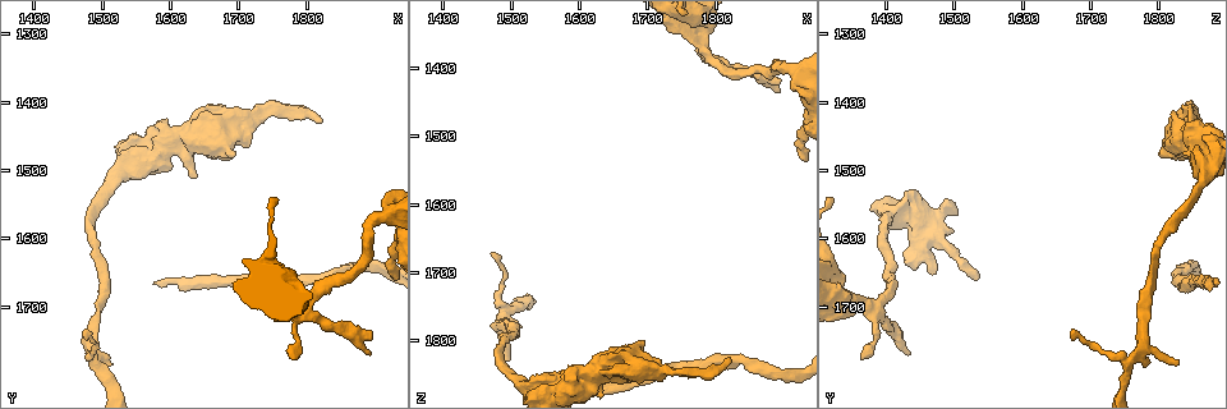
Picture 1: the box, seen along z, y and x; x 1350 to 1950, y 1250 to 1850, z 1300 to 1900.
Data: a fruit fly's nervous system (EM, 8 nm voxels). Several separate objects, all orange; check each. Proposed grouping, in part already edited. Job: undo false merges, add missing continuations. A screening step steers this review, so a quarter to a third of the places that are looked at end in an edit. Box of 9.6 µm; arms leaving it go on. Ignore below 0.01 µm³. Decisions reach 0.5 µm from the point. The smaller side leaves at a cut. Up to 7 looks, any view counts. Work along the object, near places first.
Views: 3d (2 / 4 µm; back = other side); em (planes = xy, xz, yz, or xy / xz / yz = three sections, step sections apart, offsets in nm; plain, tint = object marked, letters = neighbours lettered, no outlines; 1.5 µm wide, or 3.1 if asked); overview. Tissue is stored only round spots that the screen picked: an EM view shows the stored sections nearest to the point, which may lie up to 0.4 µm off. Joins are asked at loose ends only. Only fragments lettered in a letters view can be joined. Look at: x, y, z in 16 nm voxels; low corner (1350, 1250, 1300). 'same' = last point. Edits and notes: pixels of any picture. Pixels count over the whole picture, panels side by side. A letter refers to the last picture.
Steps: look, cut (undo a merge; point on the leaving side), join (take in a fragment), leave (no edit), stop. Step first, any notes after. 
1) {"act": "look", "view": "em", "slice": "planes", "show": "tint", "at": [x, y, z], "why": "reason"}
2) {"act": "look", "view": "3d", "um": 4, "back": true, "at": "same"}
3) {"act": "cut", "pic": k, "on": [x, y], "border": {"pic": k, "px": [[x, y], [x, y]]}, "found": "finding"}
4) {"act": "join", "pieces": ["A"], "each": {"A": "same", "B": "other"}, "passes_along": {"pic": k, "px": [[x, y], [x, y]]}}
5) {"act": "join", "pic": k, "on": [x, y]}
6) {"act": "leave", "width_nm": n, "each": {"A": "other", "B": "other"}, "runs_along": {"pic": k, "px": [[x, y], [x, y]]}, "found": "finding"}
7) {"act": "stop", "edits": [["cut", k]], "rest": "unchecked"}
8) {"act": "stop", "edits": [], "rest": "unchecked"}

{"act": "look", "view": "em", "slice": "xz", "step": 4, "show": "letters", "at": [1655, 1405, 1840], "why": "branch stops here"}

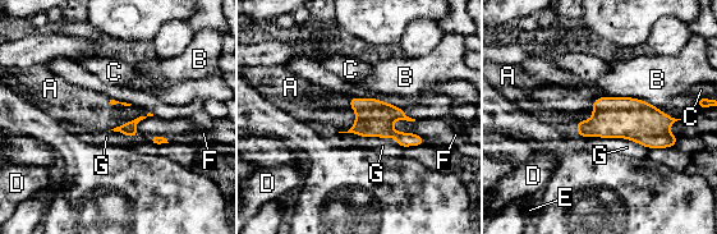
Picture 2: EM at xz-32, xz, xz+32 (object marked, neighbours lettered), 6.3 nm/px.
{"act": "look", "view": "em", "slice": "planes", "show": "letters", "at": "same", "why": "another direction"}

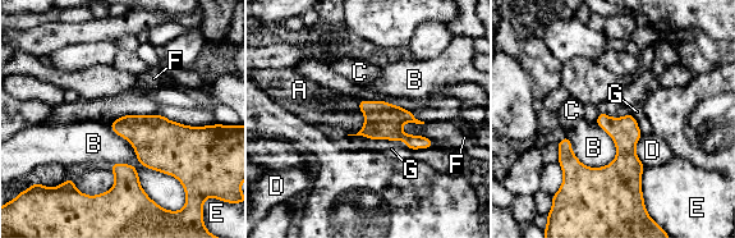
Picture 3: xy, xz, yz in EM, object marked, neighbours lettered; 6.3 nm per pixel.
{"act": "leave", "width_nm": 180, "each": {"A": "other", "B": "other", "C": "other", "D": "other", "E": "other", "F": "other", "G": "other"}, "border": {"pic": 3, "px": [[361, 100], [357, 108]]}, "found": "none of them fits"}

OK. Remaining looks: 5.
{"act": "look", "view": "3d", "um": 2, "at": [1475, 1755, 1675], "why": "tapers out"}

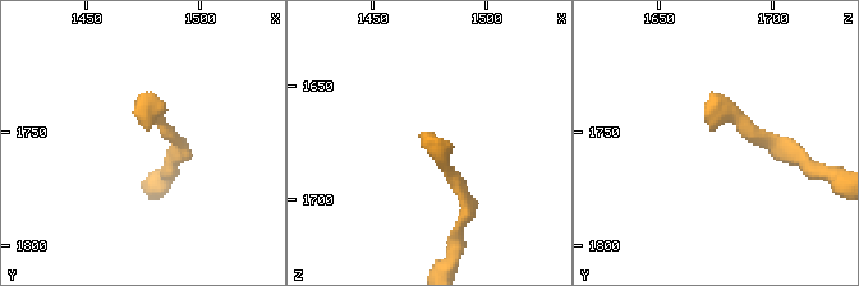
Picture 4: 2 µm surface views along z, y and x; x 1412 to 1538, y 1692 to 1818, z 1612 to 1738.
{"act": "look", "view": "em", "slice": "planes", "show": "letters", "at": [1479, 1748, 1674], "why": "now the EM"}

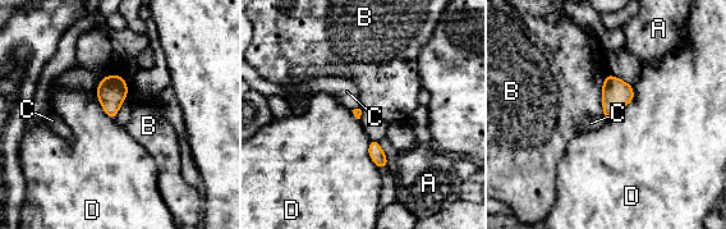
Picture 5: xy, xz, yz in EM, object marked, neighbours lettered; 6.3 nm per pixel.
{"act": "leave", "each": {"A": "other", "B": "other", "C": "other", "D": "other"}, "border": {"pic": 5, "px": [[607, 74], [602, 86], [602, 114]]}, "found": "no lettered fragment goes on from it"}

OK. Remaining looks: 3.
{"act": "look", "view": "em", "slice": "planes", "show": "letters", "at": [1820, 1430, 1830], "why": "long arm stops here"}

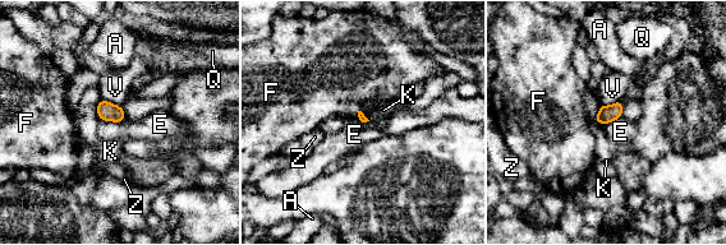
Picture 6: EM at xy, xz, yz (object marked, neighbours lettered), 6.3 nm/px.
{"act": "leave", "each": {"A": "other", "E": "other", "F": "other", "K": "other", "Q": "other", "V": "other", "Z": "other"}, "border": {"pic": 6, "px": [[125, 119], [120, 121], [100, 120]]}, "found": "no lettered fragment goes on from it"}

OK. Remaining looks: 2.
{"act": "stop", "edits": [], "rest": "unchecked"}

